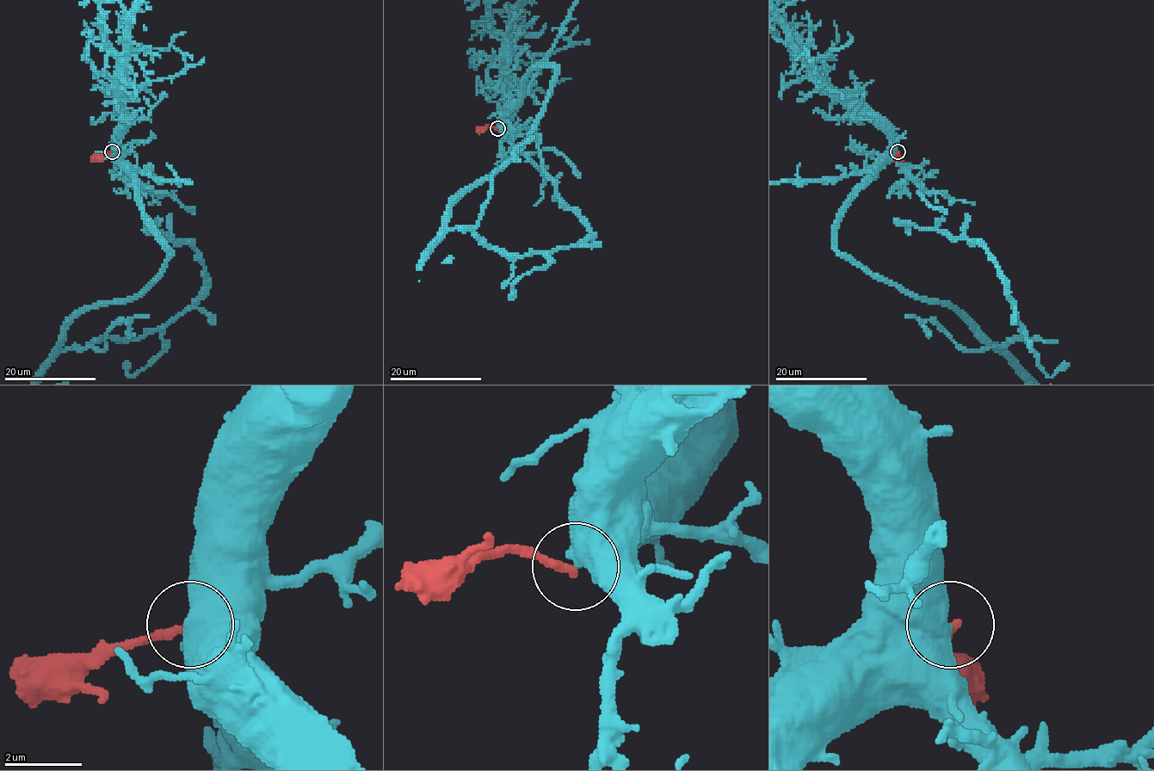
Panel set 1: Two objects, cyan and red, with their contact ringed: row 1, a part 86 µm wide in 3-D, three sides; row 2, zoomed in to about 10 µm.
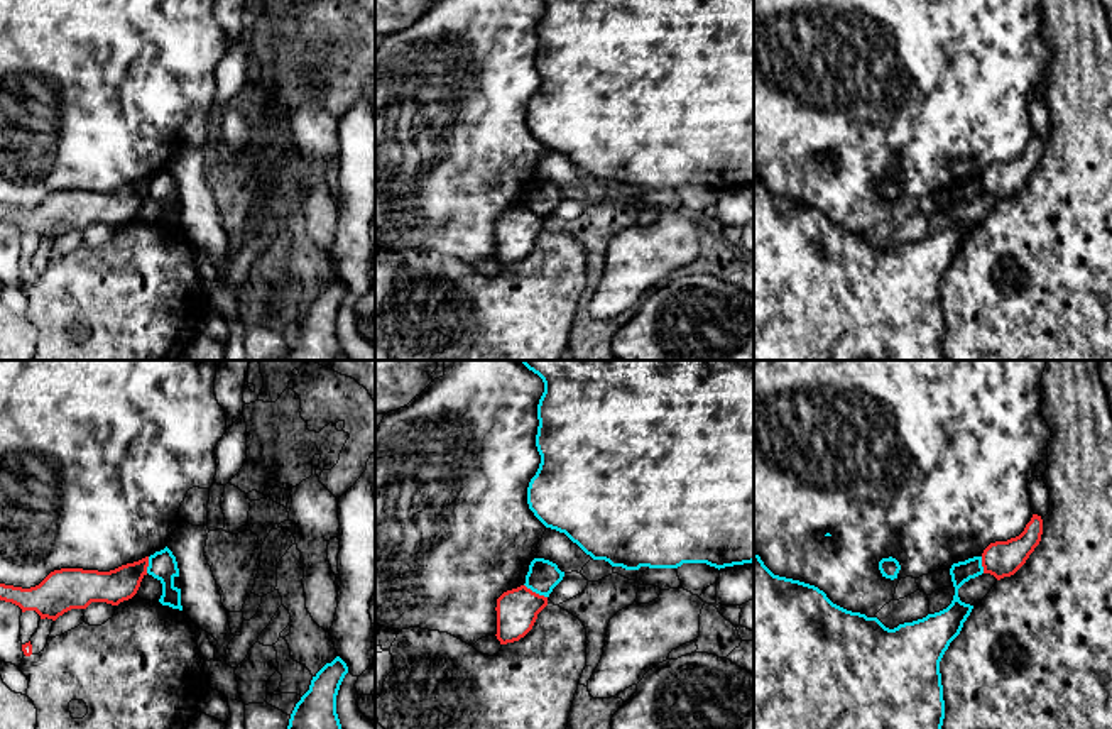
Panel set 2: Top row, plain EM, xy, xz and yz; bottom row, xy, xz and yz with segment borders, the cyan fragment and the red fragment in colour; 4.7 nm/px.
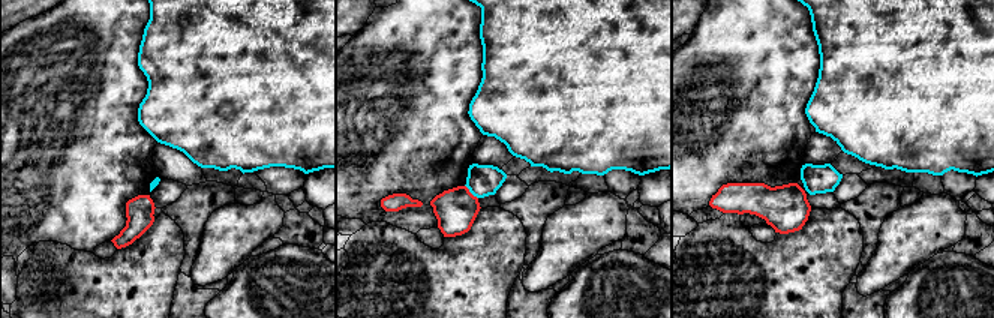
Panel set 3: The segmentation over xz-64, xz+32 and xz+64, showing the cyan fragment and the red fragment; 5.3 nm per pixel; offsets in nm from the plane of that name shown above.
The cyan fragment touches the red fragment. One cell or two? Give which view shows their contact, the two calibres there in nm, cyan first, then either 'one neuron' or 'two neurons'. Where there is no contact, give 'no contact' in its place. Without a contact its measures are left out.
xz | 150/200 nm | two neurons

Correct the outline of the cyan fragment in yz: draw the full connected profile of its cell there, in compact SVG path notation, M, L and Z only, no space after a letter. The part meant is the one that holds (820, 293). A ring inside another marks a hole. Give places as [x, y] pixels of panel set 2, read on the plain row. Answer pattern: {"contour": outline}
{"contour": "M754 174L754 360L945 360L941 350L945 321L940 282L950 264L960 255L963 244L973 230L973 227L960 222L958 210L982 195L982 178L953 184L950 189L955 208L951 225L940 233L889 250L877 238L867 238L865 235L852 233L833 225L826 215L815 206L774 196L760 178Z"}

